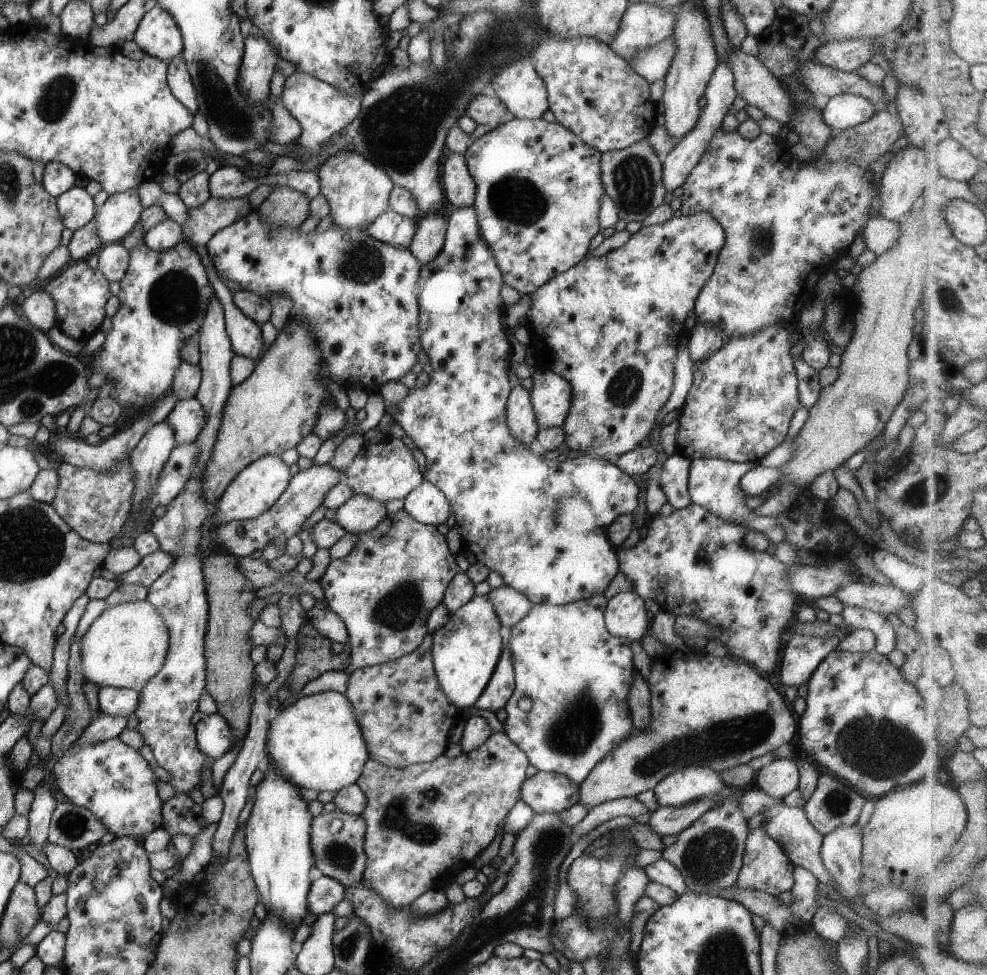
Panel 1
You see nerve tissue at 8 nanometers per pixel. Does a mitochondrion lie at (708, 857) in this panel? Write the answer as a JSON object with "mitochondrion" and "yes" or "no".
{"mitochondrion":"yes"}

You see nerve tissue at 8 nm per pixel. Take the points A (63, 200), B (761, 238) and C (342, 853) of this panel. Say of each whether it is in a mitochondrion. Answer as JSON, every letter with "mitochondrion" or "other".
{"A":"other","B":"mitochondrion","C":"mitochondrion"}

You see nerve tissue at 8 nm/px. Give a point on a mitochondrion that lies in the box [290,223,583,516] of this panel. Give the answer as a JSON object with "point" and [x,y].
{"point":[363,264]}

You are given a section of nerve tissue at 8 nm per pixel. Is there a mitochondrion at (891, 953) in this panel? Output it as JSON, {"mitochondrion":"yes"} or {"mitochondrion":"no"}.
{"mitochondrion":"no"}

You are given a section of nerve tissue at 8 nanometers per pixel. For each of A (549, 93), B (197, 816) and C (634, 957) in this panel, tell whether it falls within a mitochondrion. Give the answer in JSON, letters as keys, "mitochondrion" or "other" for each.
{"A":"other","B":"other","C":"other"}

